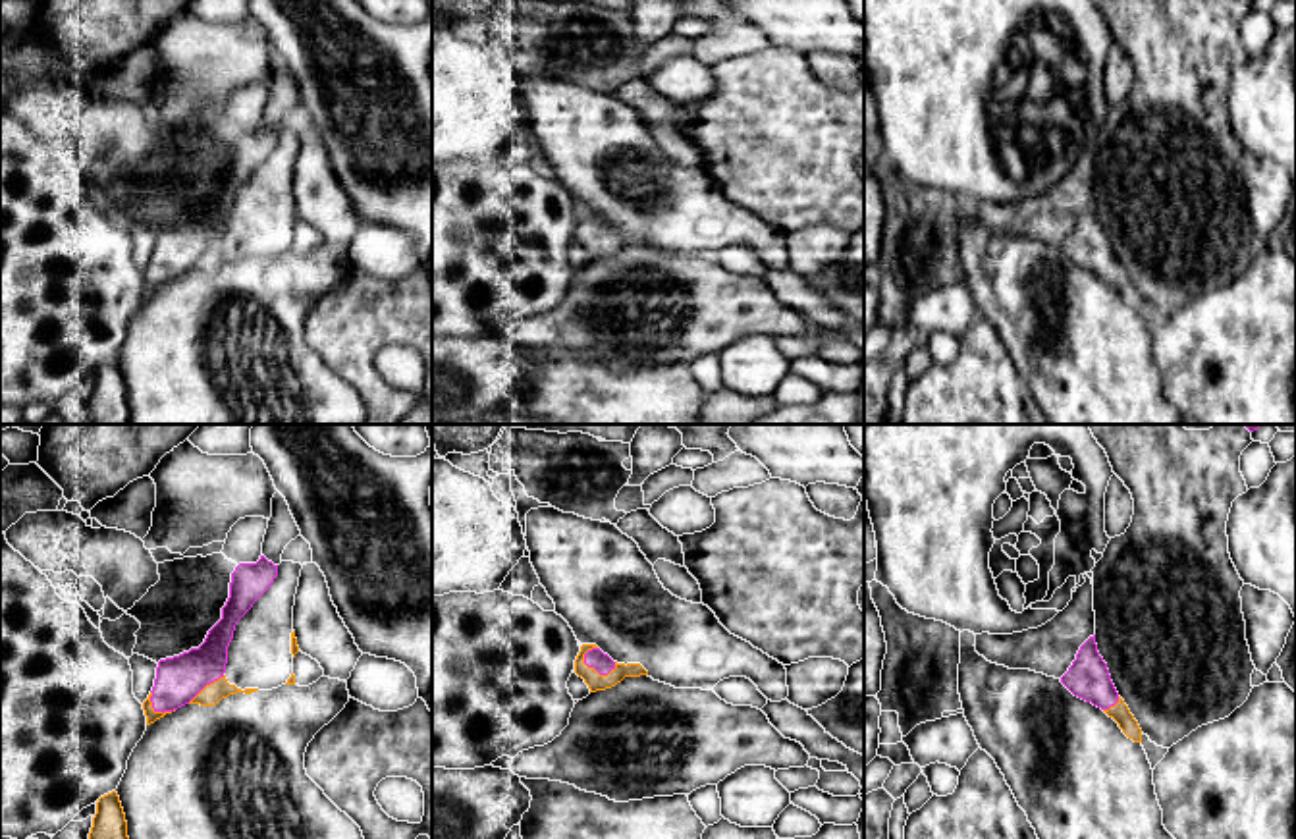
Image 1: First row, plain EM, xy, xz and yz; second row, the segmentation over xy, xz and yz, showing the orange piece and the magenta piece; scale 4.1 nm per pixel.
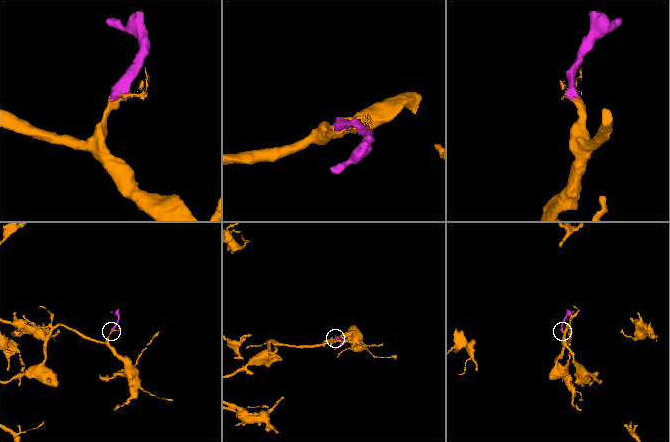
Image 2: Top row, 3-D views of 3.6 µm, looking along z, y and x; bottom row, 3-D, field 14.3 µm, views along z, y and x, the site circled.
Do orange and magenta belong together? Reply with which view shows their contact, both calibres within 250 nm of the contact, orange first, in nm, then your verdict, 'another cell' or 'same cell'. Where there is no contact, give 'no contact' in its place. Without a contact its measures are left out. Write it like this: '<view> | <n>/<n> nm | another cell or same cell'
xz | 70/80 nm | same cell

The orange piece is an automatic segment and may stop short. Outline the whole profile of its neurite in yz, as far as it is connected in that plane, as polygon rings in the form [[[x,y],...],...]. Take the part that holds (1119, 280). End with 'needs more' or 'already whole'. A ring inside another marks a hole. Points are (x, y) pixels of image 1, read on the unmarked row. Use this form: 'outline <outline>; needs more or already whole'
outline [[[1095,203],[1080,214],[1076,228],[1061,245],[1061,251],[1074,264],[1101,276],[1119,291],[1128,307],[1142,311],[1142,297],[1111,249],[1107,231],[1097,220]]]; needs more

